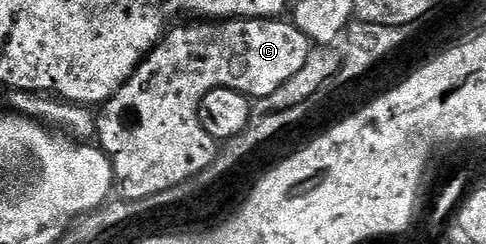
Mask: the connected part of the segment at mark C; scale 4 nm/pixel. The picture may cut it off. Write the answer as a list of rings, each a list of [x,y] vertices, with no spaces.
[[[234,18],[220,22],[189,23],[193,24],[185,24],[182,28],[170,27],[158,44],[149,51],[148,56],[145,57],[145,61],[137,67],[135,74],[131,74],[131,78],[127,78],[124,86],[107,103],[100,105],[99,111],[96,113],[95,136],[101,139],[99,147],[109,157],[109,161],[113,167],[116,191],[125,200],[145,199],[150,197],[151,194],[158,194],[159,191],[171,190],[173,186],[179,186],[183,182],[194,179],[207,166],[211,166],[212,160],[217,156],[219,144],[211,134],[207,134],[207,130],[203,130],[203,122],[199,122],[199,106],[203,102],[203,98],[207,98],[207,94],[211,94],[211,90],[215,90],[216,88],[236,88],[239,94],[250,98],[271,95],[275,93],[275,90],[279,90],[279,86],[283,82],[290,81],[306,65],[311,47],[310,39],[293,22],[285,18],[274,18],[272,20],[242,20]]]

